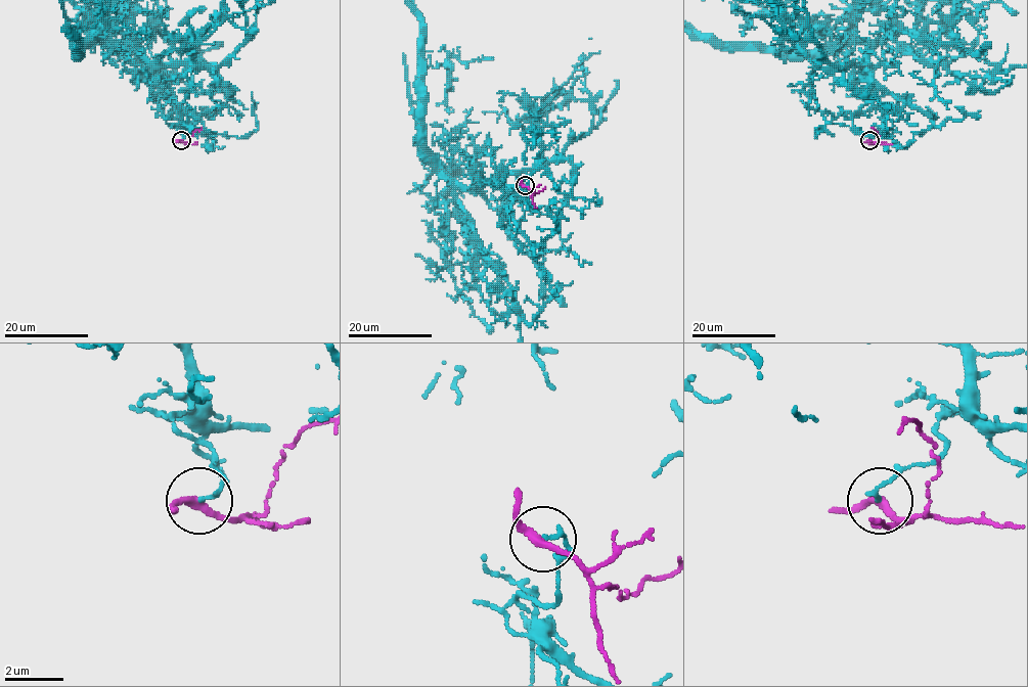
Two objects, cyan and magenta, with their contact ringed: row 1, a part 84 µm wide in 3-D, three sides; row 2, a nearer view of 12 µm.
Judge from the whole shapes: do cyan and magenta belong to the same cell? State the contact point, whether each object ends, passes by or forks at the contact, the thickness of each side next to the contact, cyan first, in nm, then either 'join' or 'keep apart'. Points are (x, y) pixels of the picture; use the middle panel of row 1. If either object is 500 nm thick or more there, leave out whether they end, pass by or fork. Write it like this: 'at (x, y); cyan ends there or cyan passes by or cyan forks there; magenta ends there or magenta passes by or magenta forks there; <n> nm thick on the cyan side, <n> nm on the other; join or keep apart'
at (525, 185); cyan ends there; magenta passes by; 140 nm thick on the cyan side, 260 nm on the other; keep apart

